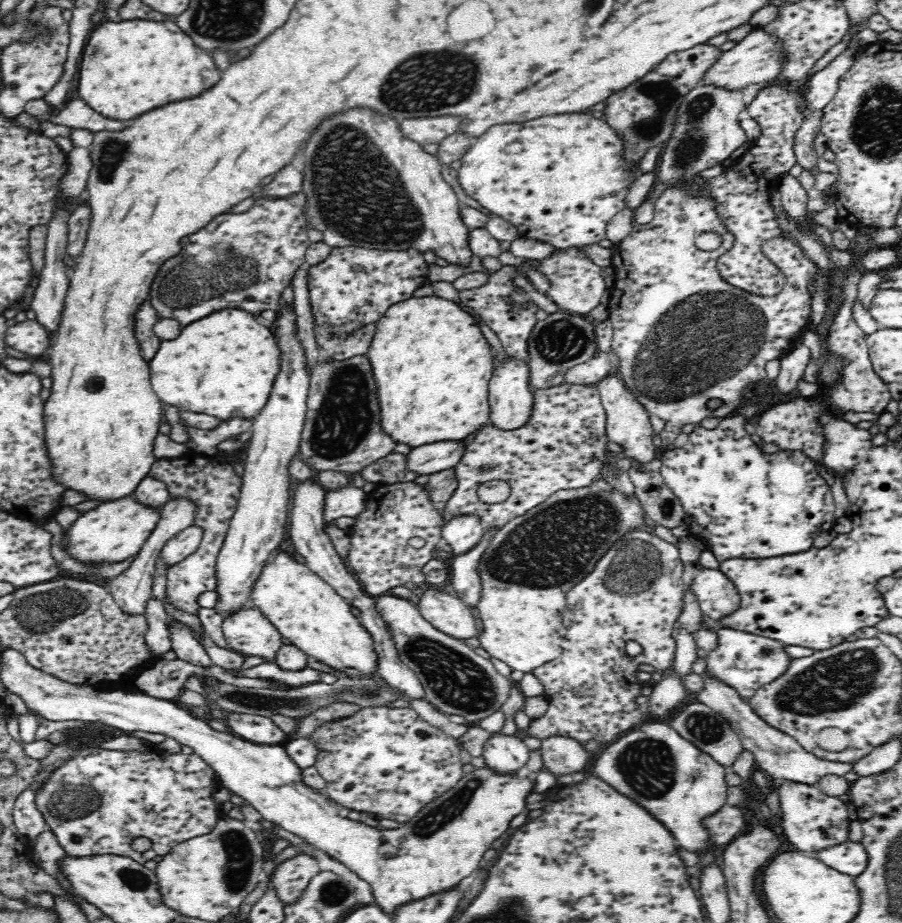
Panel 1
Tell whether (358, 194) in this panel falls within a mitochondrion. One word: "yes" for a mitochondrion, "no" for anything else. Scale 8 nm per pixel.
yes

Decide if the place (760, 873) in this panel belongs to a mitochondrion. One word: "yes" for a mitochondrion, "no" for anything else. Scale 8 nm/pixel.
no

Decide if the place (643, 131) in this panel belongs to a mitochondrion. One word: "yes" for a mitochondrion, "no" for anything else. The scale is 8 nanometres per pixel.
yes

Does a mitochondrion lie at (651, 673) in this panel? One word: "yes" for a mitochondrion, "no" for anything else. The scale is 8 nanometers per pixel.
no

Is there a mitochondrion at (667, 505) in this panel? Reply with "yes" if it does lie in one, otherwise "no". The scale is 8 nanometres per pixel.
yes

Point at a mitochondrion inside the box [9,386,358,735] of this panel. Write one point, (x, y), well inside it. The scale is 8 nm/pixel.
(36, 614)

